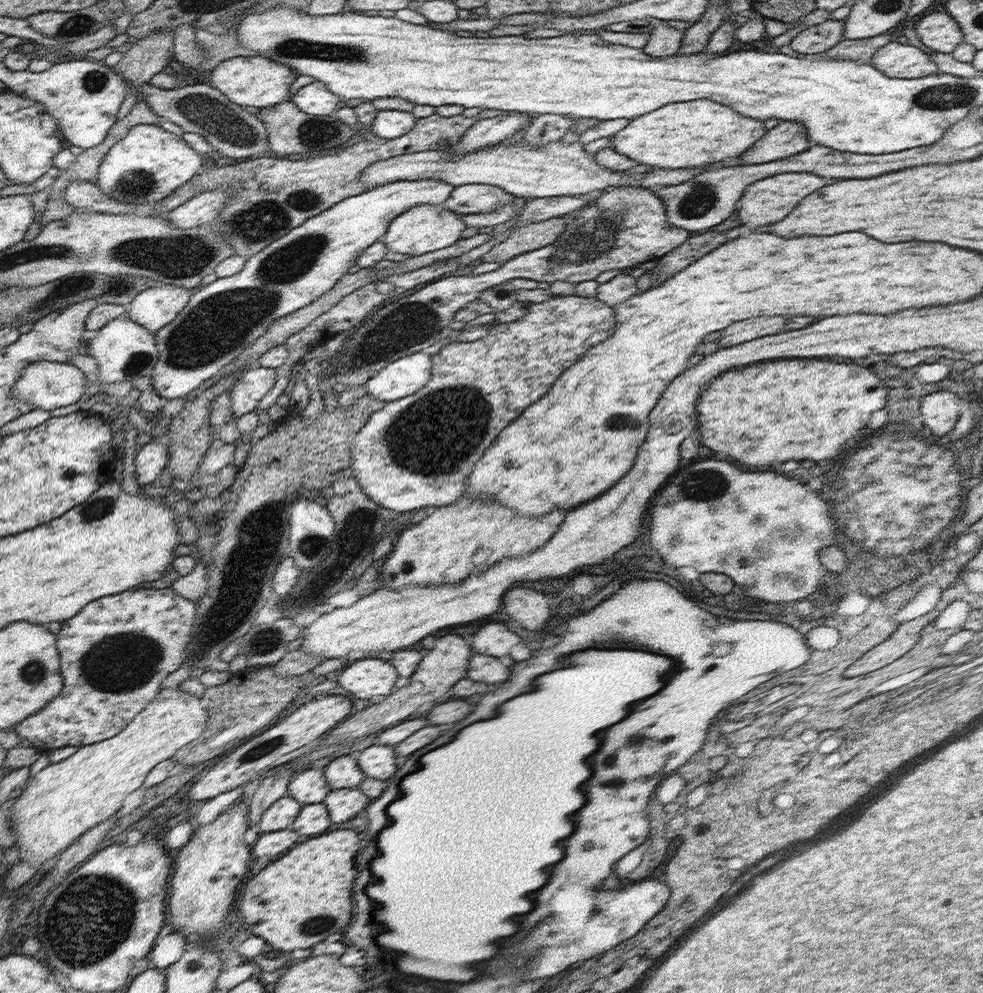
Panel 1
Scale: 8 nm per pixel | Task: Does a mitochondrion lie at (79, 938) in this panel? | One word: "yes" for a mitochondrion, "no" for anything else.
yes

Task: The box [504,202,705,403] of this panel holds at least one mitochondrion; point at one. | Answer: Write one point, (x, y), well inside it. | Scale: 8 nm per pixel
(585, 242)

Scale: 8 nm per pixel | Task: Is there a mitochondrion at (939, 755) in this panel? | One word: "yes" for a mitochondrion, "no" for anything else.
yes

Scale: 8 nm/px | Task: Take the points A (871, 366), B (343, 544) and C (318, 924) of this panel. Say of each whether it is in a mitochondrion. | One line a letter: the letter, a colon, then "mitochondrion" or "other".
A: other
B: mitochondrion
C: mitochondrion

